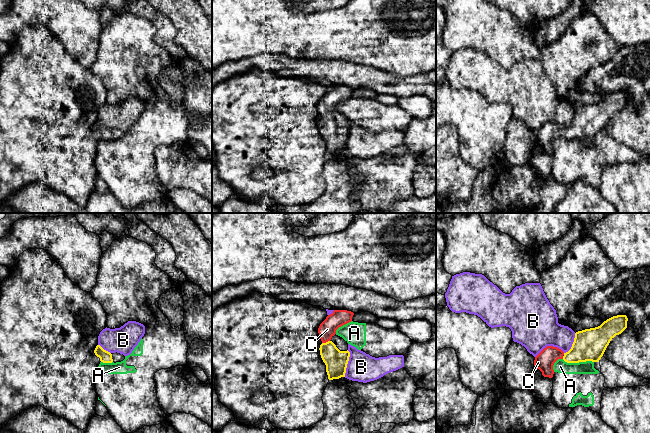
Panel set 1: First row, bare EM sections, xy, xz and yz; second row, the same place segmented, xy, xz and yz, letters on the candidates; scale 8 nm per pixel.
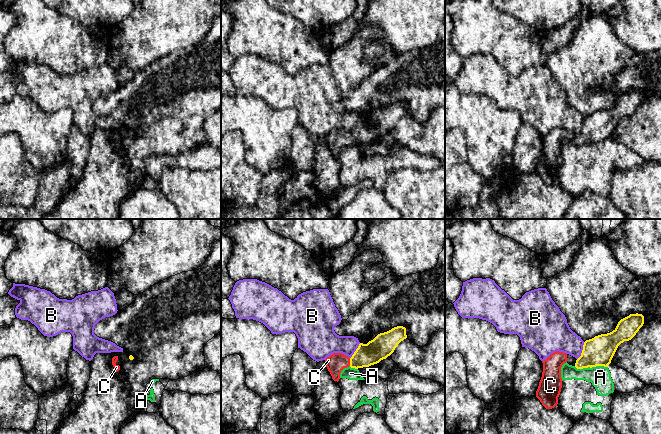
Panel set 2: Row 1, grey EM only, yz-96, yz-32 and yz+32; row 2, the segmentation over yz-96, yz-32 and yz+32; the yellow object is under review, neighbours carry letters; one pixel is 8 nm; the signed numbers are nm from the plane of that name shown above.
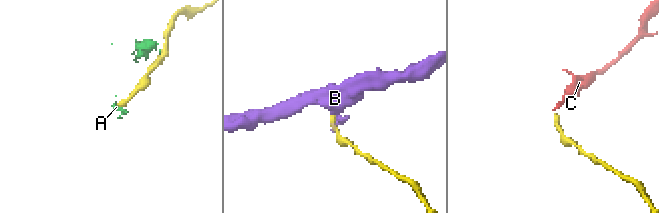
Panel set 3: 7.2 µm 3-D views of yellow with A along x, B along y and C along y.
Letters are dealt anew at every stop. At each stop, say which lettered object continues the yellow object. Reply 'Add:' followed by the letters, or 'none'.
Add: C

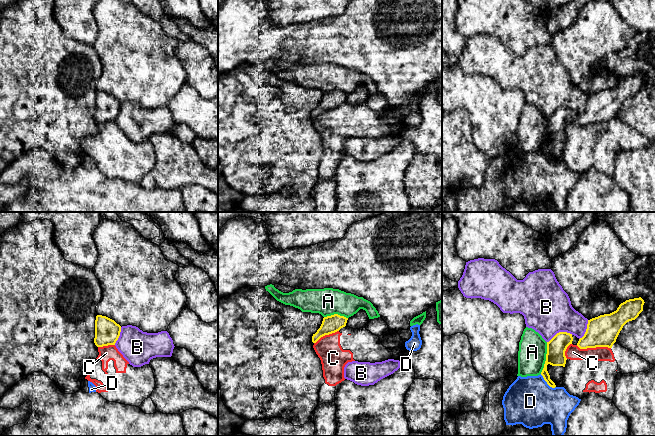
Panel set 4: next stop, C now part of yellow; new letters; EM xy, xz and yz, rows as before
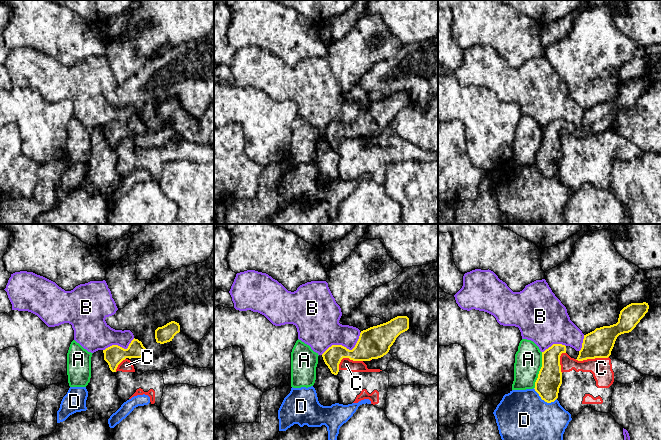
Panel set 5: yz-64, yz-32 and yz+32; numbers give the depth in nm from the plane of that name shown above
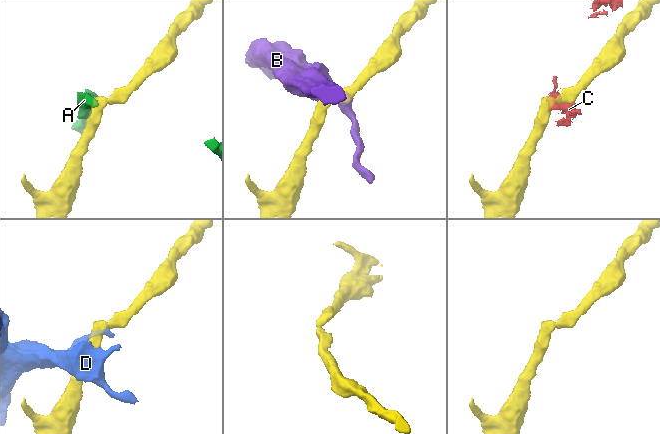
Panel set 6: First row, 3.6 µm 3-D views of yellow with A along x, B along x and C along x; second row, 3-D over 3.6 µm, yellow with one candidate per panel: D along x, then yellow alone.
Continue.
Add: none

